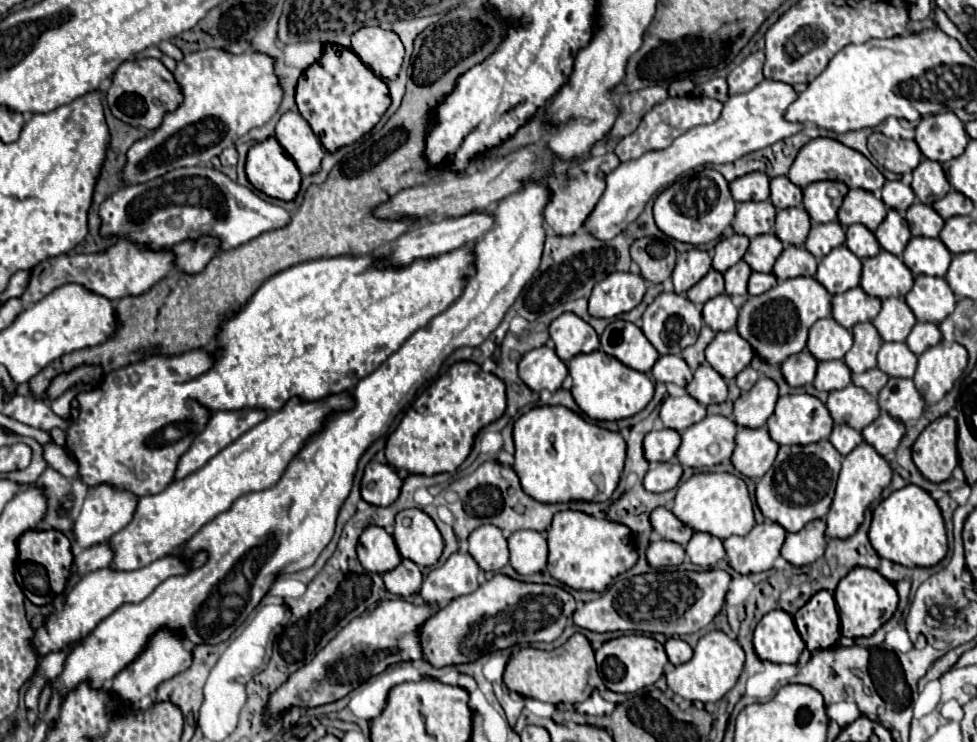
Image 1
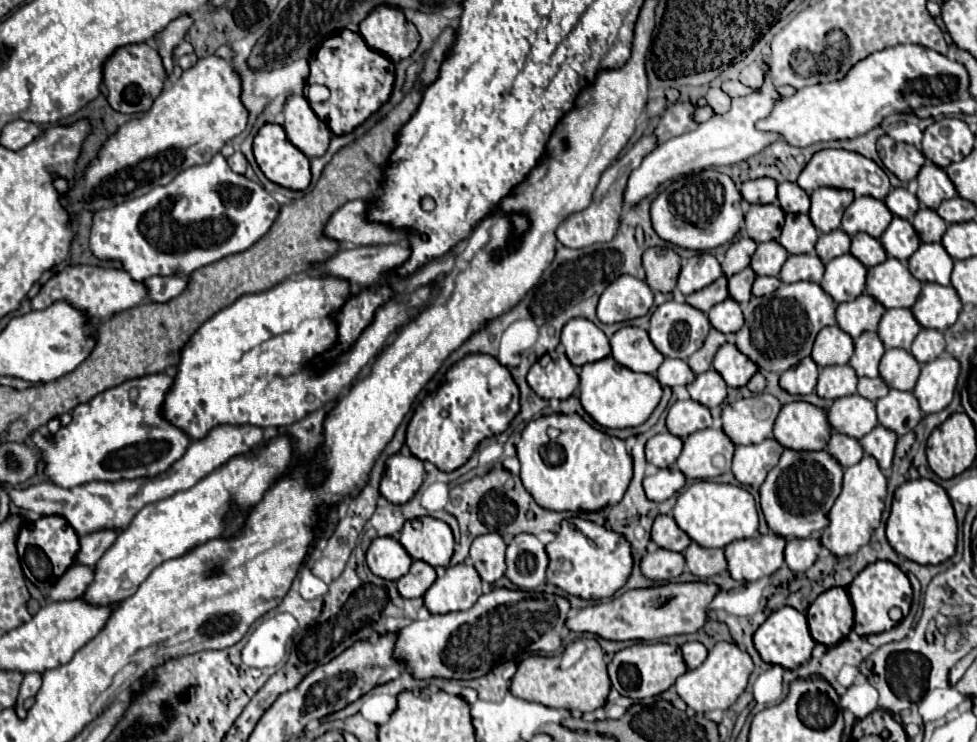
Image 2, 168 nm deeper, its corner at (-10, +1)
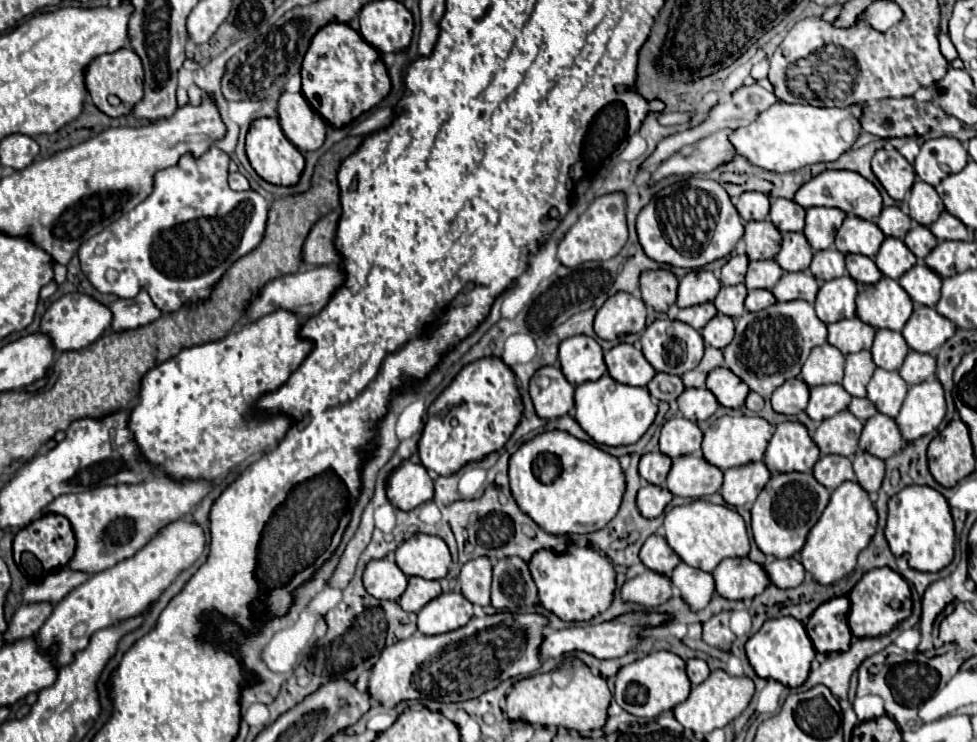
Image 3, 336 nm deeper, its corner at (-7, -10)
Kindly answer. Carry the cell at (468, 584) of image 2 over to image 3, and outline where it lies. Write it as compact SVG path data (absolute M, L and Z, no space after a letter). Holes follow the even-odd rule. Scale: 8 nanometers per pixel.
M443 592L421 608L417 630L425 636L437 636L463 628L473 616L473 604L459 592Z

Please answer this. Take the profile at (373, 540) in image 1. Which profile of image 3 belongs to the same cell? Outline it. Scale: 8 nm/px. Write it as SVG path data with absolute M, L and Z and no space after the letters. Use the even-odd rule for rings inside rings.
M387 558L371 560L363 572L363 584L373 598L397 602L407 588L407 576Z

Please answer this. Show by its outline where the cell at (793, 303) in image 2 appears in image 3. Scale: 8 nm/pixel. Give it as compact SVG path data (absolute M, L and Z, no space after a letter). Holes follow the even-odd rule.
M805 300L775 302L759 312L743 312L743 316L735 320L735 338L723 350L723 356L725 366L737 374L749 390L761 394L763 398L771 398L773 390L785 380L799 376L811 348L825 342L827 326L817 318L813 304L807 304Z

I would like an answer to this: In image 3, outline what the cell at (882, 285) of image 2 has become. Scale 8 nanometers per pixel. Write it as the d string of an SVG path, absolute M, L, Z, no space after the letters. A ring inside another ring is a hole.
M885 276L877 284L861 284L855 304L857 318L875 330L889 328L899 332L913 312L913 302L907 292L899 288L897 280Z

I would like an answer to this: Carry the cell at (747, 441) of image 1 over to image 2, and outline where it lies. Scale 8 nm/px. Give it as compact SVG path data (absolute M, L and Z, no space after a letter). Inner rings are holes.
M766 439L758 445L738 445L732 471L742 485L762 485L766 473L778 463L784 447L776 439Z

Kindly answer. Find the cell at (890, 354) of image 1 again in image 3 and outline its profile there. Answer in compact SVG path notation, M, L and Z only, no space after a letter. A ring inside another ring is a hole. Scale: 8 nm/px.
M877 368L871 382L867 384L867 400L875 404L877 412L895 418L901 410L907 390L909 384L897 372L887 372L883 368Z

